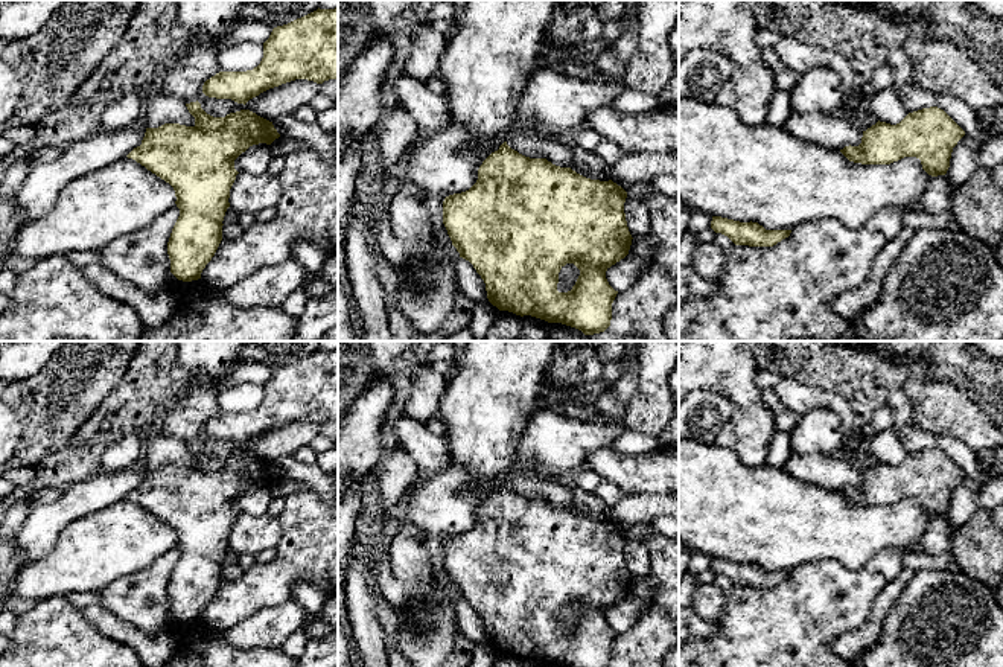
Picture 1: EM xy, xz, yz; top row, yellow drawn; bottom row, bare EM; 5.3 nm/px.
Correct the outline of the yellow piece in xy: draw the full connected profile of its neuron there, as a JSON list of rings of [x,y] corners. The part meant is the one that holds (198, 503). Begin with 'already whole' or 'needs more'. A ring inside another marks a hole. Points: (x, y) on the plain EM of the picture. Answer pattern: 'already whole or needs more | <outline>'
already whole | [[[198,442],[186,445],[186,448],[195,458],[193,468],[164,464],[158,469],[146,469],[142,486],[126,498],[174,528],[180,557],[167,583],[170,614],[178,621],[192,623],[201,620],[202,611],[222,582],[222,562],[230,548],[230,530],[239,515],[234,510],[234,501],[253,486],[271,486],[280,475],[272,463],[250,451],[213,458],[201,449]]]

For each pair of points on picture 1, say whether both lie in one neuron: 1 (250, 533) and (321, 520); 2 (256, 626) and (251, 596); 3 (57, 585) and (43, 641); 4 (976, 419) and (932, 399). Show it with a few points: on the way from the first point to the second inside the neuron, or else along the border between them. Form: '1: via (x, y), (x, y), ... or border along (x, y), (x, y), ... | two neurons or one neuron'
1: border along (277, 518), (280, 541), (274, 547) | two neurons
2: border along (288, 599), (279, 605), (253, 612), (226, 631) | two neurons
3: border along (64, 596), (50, 596), (37, 602) | two neurons
4: via (965, 419), (956, 411), (942, 408) | one neuron

